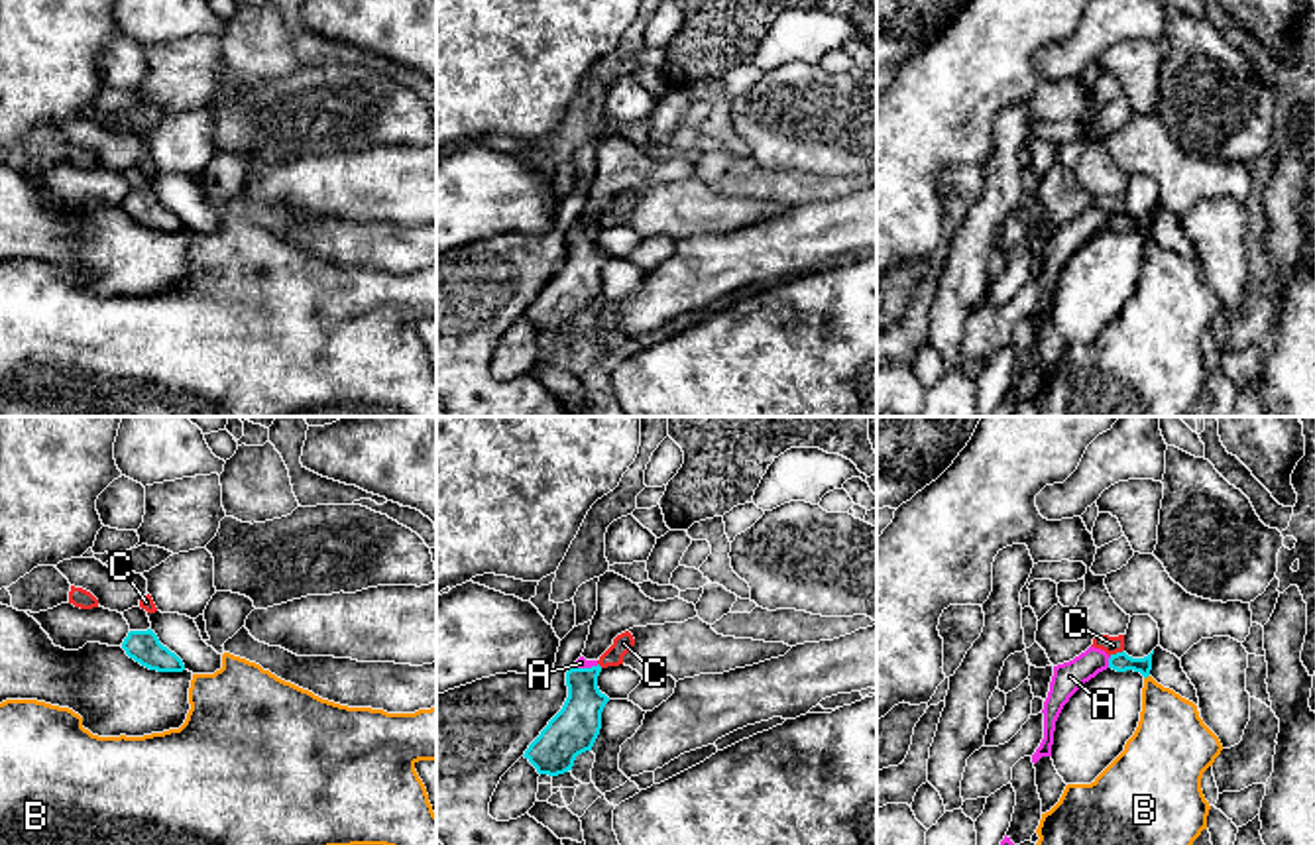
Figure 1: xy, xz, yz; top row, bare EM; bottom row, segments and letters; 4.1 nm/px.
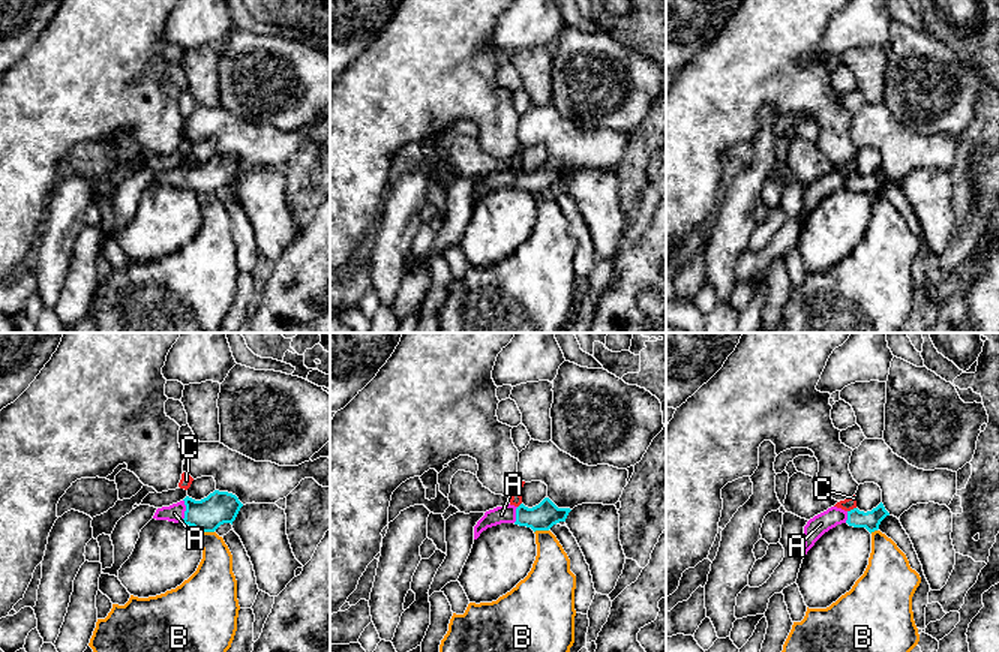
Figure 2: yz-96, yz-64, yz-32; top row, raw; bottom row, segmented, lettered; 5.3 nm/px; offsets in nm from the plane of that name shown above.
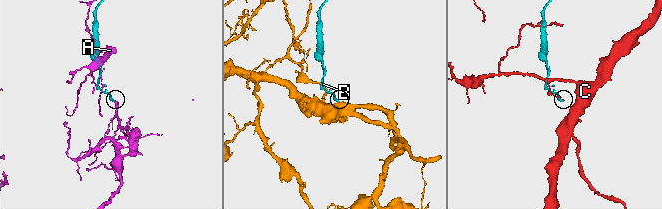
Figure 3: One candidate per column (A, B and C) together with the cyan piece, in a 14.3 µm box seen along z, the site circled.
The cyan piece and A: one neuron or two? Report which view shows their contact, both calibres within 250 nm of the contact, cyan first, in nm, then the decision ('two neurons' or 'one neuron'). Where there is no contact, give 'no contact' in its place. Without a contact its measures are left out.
contact in yz; calibres 80 and 120 nm; one neuron

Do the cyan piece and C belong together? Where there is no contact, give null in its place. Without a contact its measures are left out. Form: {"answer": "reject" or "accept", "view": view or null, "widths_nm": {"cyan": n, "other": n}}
{"answer": "reject", "view": "yz", "widths_nm": {"cyan": 80, "other": 80}}

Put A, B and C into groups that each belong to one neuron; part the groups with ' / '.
A / B / C

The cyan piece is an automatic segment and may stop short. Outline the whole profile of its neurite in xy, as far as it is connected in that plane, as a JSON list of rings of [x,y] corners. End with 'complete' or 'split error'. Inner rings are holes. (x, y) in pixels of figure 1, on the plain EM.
[[[130,191],[122,202],[122,208],[130,218],[140,222],[142,226],[157,232],[183,232],[183,220],[163,206],[157,195],[147,191]]]; complete

